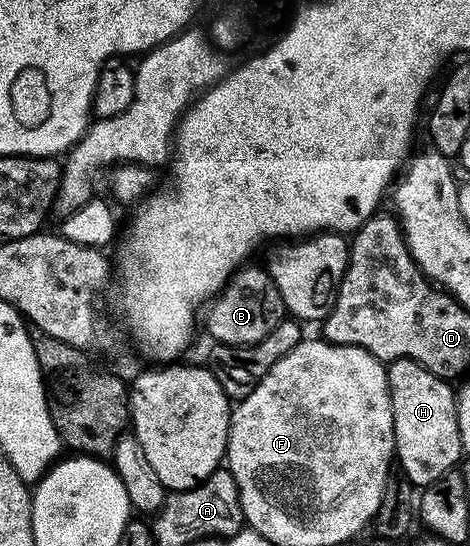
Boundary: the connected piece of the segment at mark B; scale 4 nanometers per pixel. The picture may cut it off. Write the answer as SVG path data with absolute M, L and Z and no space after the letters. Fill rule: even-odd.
M248 263L237 269L228 280L228 284L212 298L207 306L208 318L205 321L203 318L202 325L203 328L204 325L208 328L213 342L222 345L253 345L266 339L266 335L270 335L270 331L274 331L278 323L286 320L282 295L274 279L267 268L260 266L259 269L252 264Z

